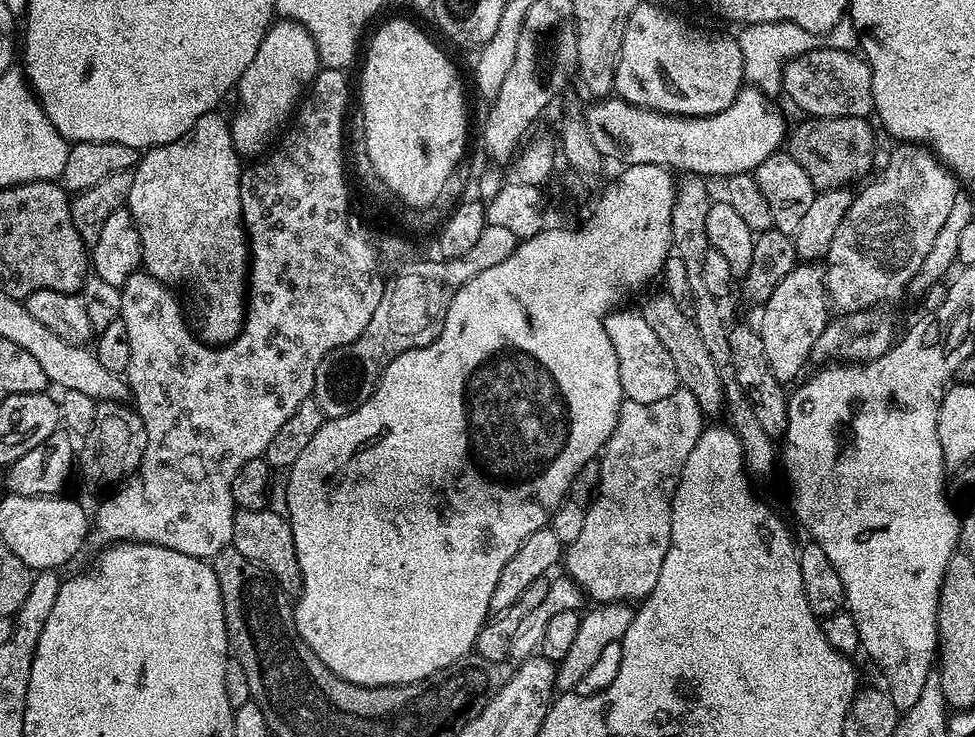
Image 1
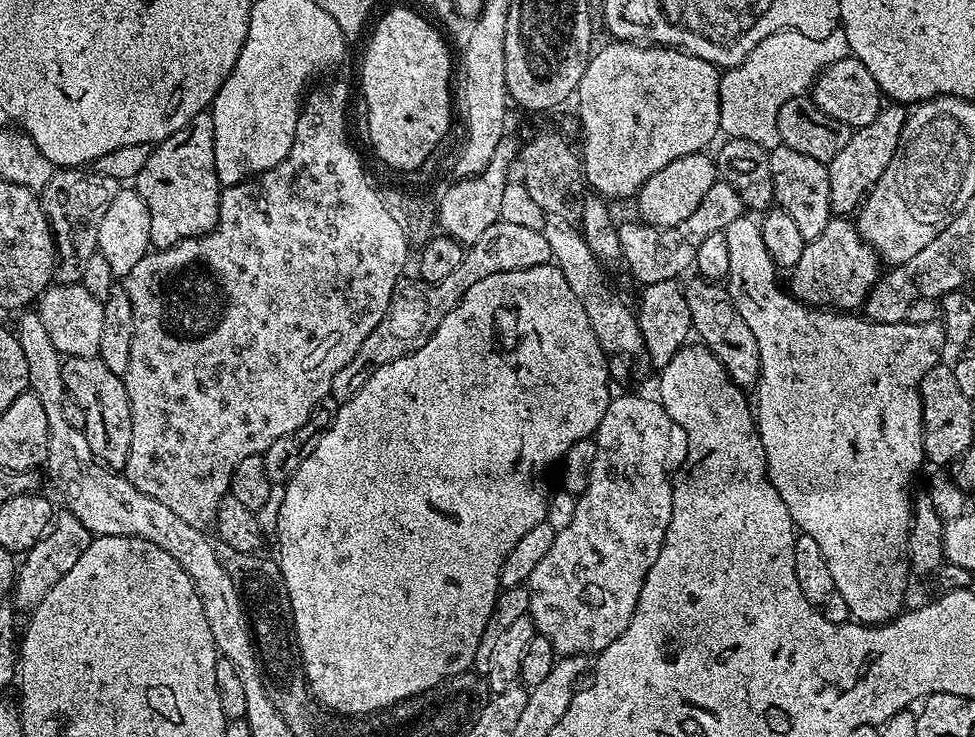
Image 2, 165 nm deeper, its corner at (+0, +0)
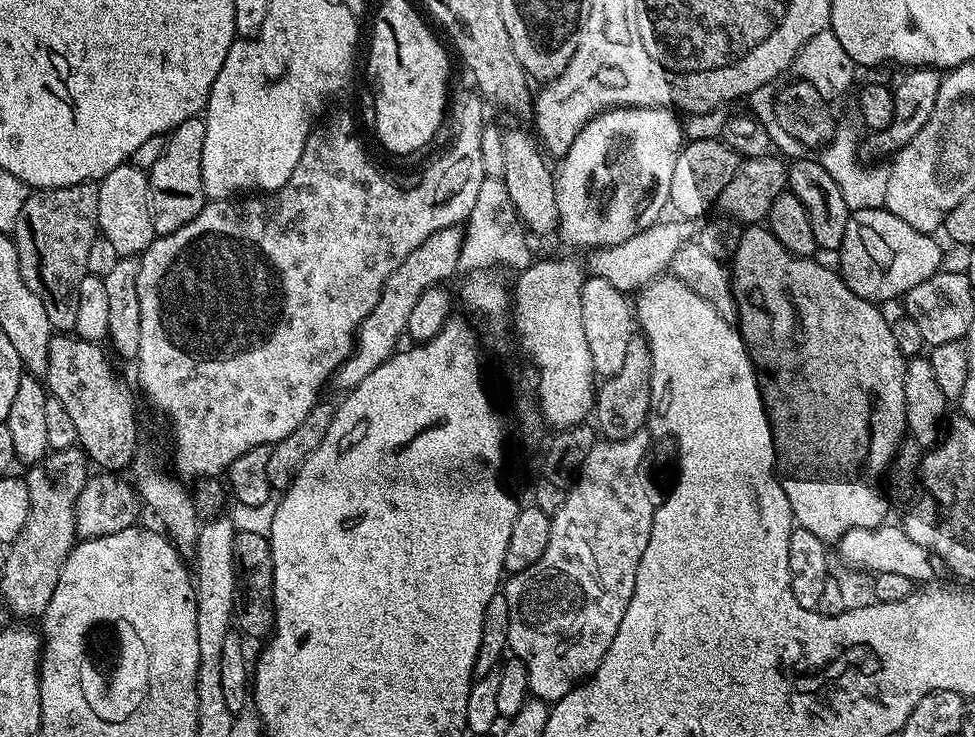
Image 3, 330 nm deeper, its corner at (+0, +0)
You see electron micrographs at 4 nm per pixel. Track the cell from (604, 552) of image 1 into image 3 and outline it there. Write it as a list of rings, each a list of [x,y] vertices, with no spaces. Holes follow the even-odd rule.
[[[644,430],[635,432],[630,438],[622,438],[621,440],[597,439],[590,454],[586,454],[586,462],[582,462],[580,476],[575,484],[567,489],[568,497],[566,502],[562,502],[562,510],[558,510],[556,515],[552,517],[550,542],[547,544],[545,552],[542,553],[542,558],[538,558],[538,562],[534,562],[534,566],[530,566],[530,570],[513,572],[503,581],[502,591],[510,610],[508,648],[511,655],[517,656],[526,666],[528,691],[537,700],[558,701],[566,694],[570,694],[577,684],[587,680],[595,672],[597,666],[604,661],[606,650],[610,650],[610,642],[614,642],[614,634],[618,634],[618,626],[622,626],[622,614],[626,614],[626,606],[630,606],[638,578],[638,566],[642,562],[642,553],[646,550],[646,542],[650,542],[654,514],[662,499],[662,491],[660,492],[655,478],[652,477],[652,460],[648,457],[652,443],[654,443],[653,437]]]

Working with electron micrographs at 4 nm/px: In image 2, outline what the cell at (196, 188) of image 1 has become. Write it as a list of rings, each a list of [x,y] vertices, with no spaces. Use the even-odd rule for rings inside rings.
[[[211,111],[199,112],[185,128],[159,141],[152,149],[150,162],[146,162],[146,166],[142,166],[142,174],[136,176],[134,187],[150,210],[150,238],[153,249],[172,248],[178,242],[190,239],[191,236],[205,236],[207,232],[211,232],[220,220],[222,191],[216,173],[216,146]]]

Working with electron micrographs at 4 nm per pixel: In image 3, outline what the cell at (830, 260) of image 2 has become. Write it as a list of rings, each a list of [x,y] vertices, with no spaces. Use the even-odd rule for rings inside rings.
[[[867,208],[852,212],[851,223],[869,224],[865,232],[859,232],[856,226],[849,227],[844,241],[840,244],[838,255],[840,277],[858,294],[858,298],[881,302],[880,300],[899,301],[918,282],[926,282],[934,273],[941,271],[940,244],[935,235],[914,230],[910,222],[898,218],[898,214],[889,212],[887,208]],[[876,227],[888,228],[888,236],[883,236]]]

